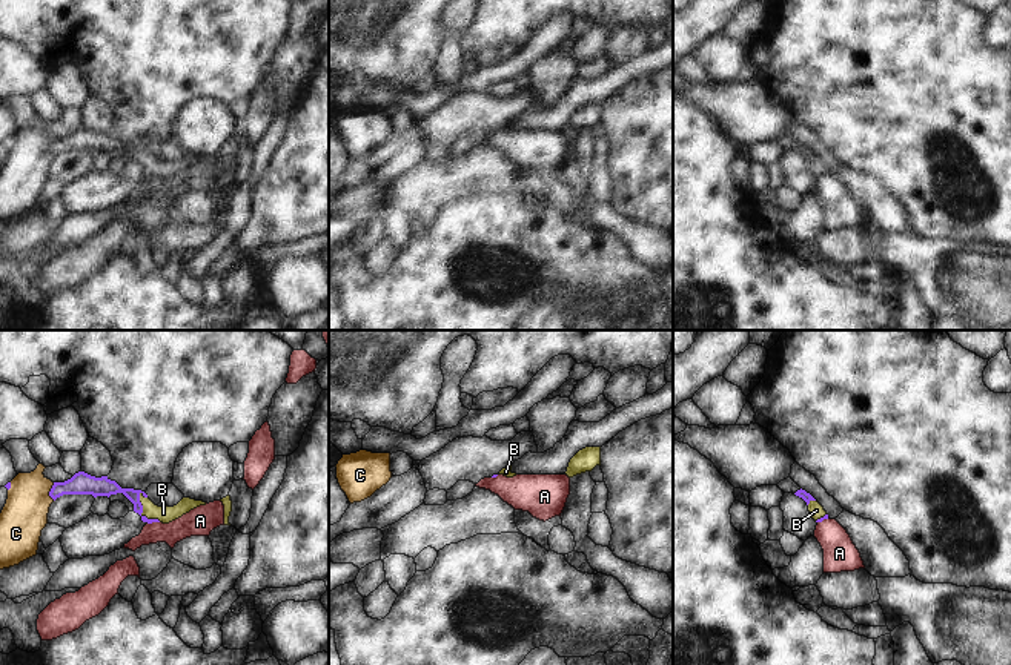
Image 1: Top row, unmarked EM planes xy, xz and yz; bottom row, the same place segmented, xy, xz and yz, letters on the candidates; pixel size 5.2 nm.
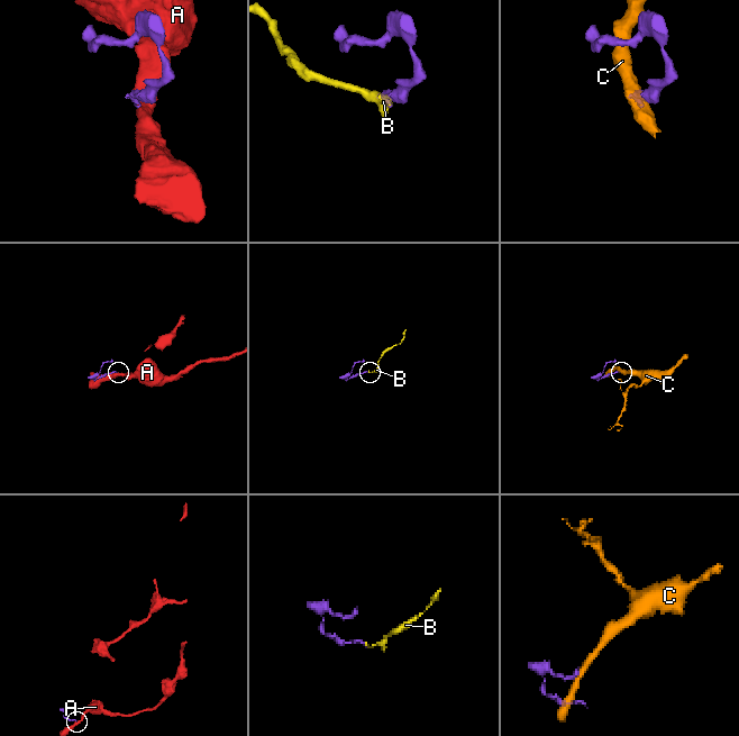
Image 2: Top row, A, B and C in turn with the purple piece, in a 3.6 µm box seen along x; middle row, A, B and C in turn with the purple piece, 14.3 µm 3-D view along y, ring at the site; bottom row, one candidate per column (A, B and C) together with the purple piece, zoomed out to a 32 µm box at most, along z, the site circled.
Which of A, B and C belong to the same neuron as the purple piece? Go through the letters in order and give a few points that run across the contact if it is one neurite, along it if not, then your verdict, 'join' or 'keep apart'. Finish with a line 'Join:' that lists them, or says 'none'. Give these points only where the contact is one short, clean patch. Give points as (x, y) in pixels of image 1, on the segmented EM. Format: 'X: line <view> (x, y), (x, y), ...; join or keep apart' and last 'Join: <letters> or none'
A: line xy (159, 521), (148, 524); keep apart
B: line xy (102, 486), (128, 492), (142, 512), (163, 513); join
C: line xy (54, 483), (49, 492), (53, 499); keep apart
Join: B

